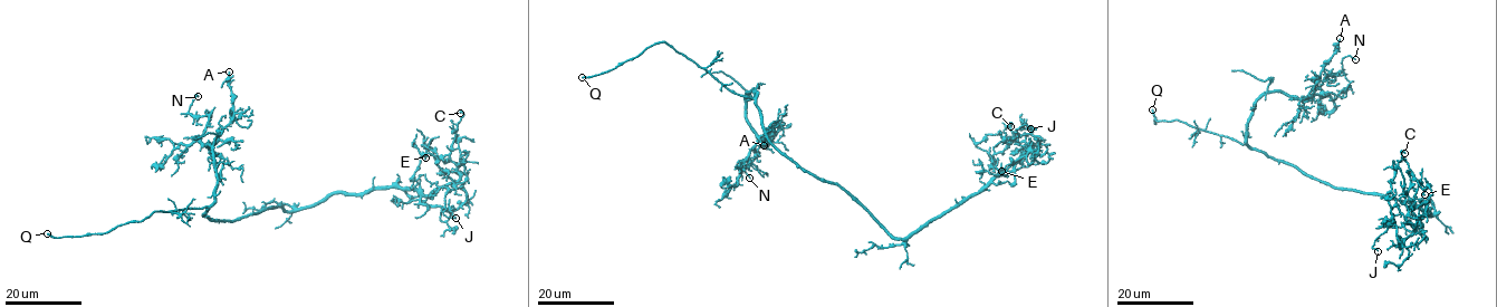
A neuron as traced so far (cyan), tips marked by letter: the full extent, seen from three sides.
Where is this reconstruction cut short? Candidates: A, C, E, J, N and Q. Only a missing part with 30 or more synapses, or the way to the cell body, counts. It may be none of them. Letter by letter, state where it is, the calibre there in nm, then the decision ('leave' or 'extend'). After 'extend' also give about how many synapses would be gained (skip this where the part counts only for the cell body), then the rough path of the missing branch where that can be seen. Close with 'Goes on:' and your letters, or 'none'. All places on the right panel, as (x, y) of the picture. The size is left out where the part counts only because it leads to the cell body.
A: (1340, 38) | 150 nm | leave
C: (1404, 153) | 140 nm | leave
E: (1424, 194) | 130 nm | leave
J: (1378, 251) | 100 nm | leave
N: (1355, 59) | 120 nm | leave
Q: (1152, 109) | 200 nm | extend | (1152, 109), (1157, 89), (1161, 90), (1163, 87)
Goes on: Q

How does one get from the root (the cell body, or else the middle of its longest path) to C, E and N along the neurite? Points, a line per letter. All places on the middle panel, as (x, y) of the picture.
C: (842, 189), (895, 238), (909, 237), (1011, 172), (1032, 144), (1013, 138), (1010, 126)
E: (842, 189), (895, 238), (909, 237), (1011, 172), (1030, 144), (1038, 149), (1027, 166), (1001, 171)
N: (842, 189), (771, 143), (752, 88), (745, 116), (756, 155), (740, 172), (749, 178)

